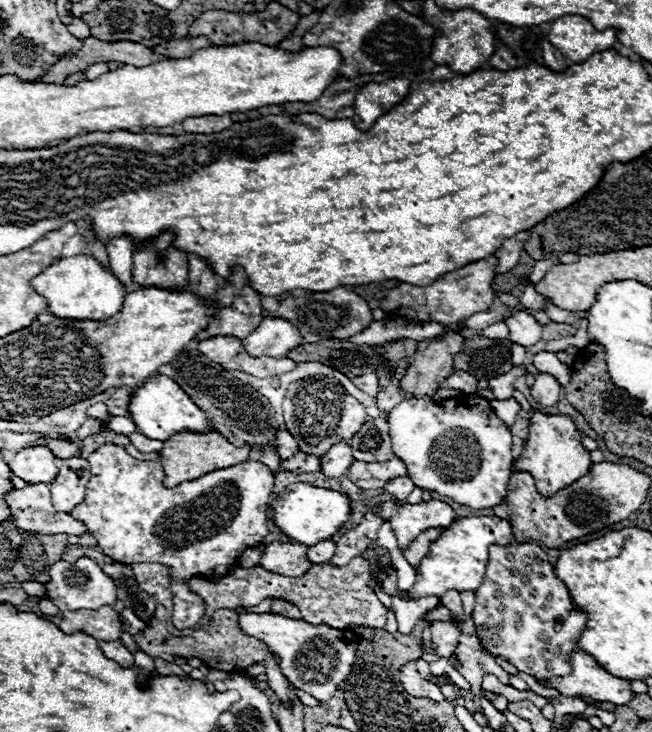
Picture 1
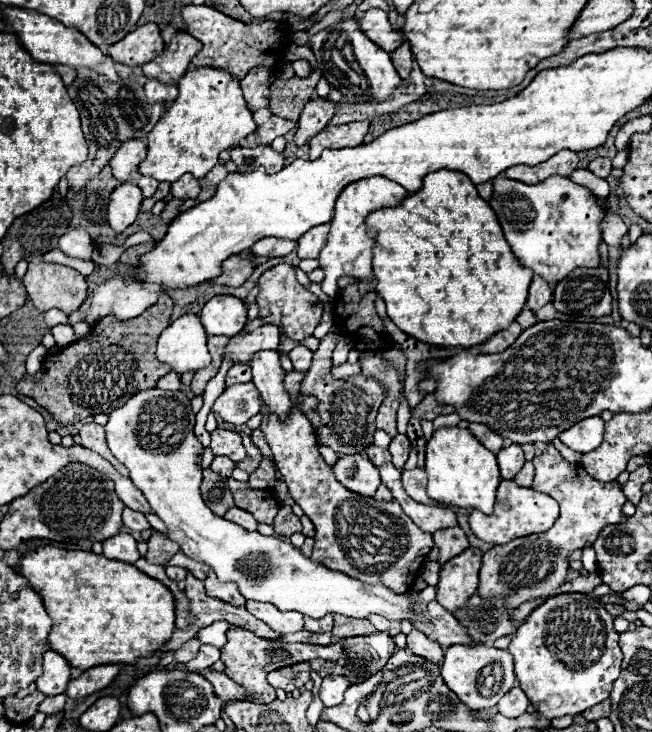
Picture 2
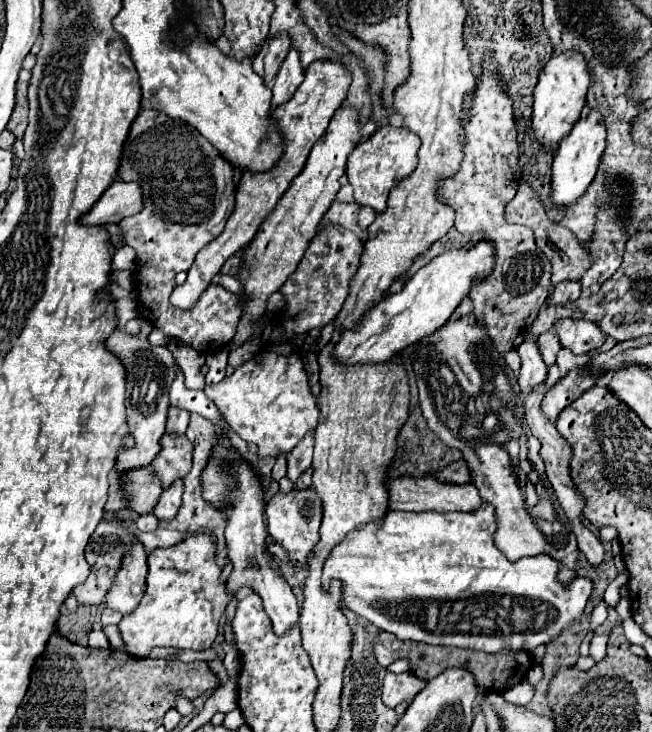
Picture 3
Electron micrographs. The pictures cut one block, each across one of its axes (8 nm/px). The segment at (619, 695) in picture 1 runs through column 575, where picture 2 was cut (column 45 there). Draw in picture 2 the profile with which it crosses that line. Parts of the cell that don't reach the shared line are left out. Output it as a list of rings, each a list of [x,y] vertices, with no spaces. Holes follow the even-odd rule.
[[[54,650],[44,652],[44,672],[36,680],[38,690],[46,696],[56,696],[66,692],[66,684],[70,680],[70,666],[66,658]]]

